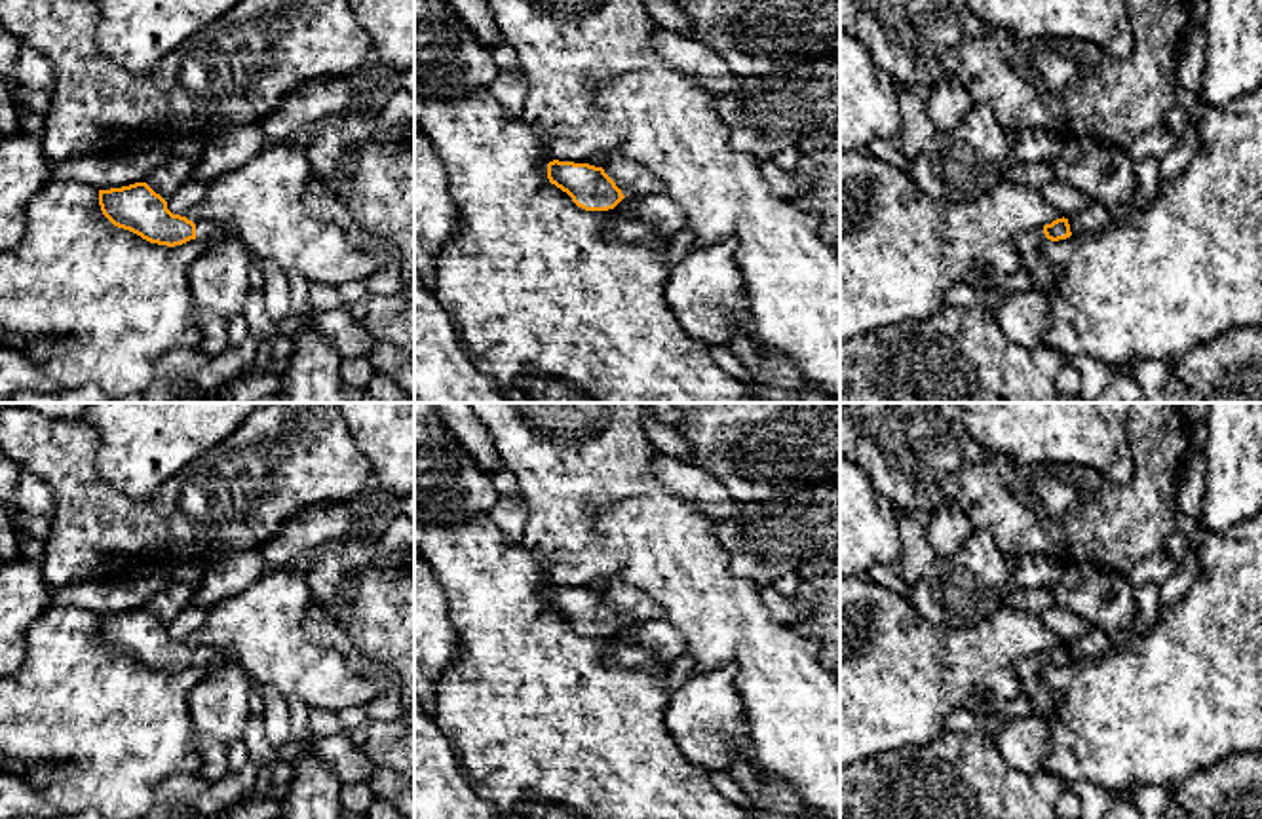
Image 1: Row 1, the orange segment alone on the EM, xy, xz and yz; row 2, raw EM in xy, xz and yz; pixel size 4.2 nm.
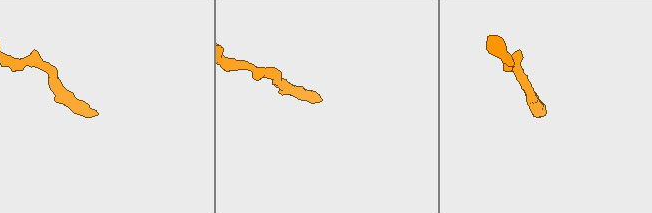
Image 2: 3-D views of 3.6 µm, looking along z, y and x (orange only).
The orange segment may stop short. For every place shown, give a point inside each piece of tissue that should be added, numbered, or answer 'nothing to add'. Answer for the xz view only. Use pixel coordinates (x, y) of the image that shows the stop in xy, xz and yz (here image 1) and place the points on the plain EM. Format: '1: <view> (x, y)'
1: xz (633, 607)

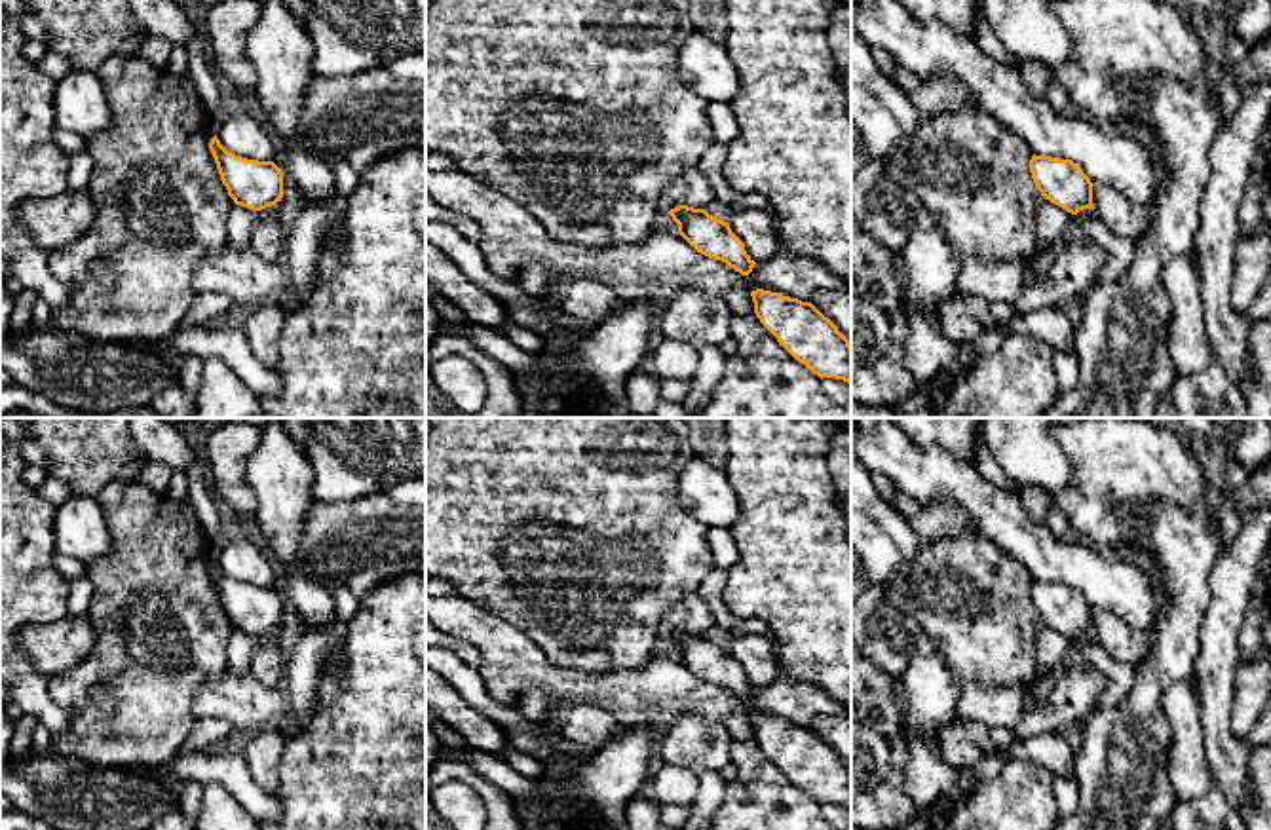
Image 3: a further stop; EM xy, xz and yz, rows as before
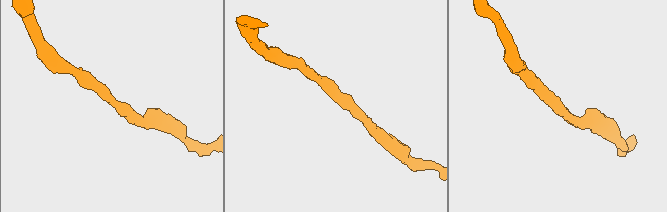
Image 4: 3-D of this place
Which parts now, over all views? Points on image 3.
nothing to add

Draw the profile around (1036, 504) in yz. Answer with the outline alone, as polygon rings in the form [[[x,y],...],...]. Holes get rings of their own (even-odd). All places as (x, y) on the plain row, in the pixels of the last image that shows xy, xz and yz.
[[[1024,486],[1024,488],[1020,488],[1018,498],[1020,498],[1020,503],[1022,503],[1026,515],[1032,519],[1032,522],[1035,522],[1035,524],[1047,522],[1047,517],[1049,517],[1054,501],[1041,488]]]

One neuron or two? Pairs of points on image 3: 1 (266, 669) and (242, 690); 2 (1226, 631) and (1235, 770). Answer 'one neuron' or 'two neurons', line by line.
1: two neurons
2: one neuron

